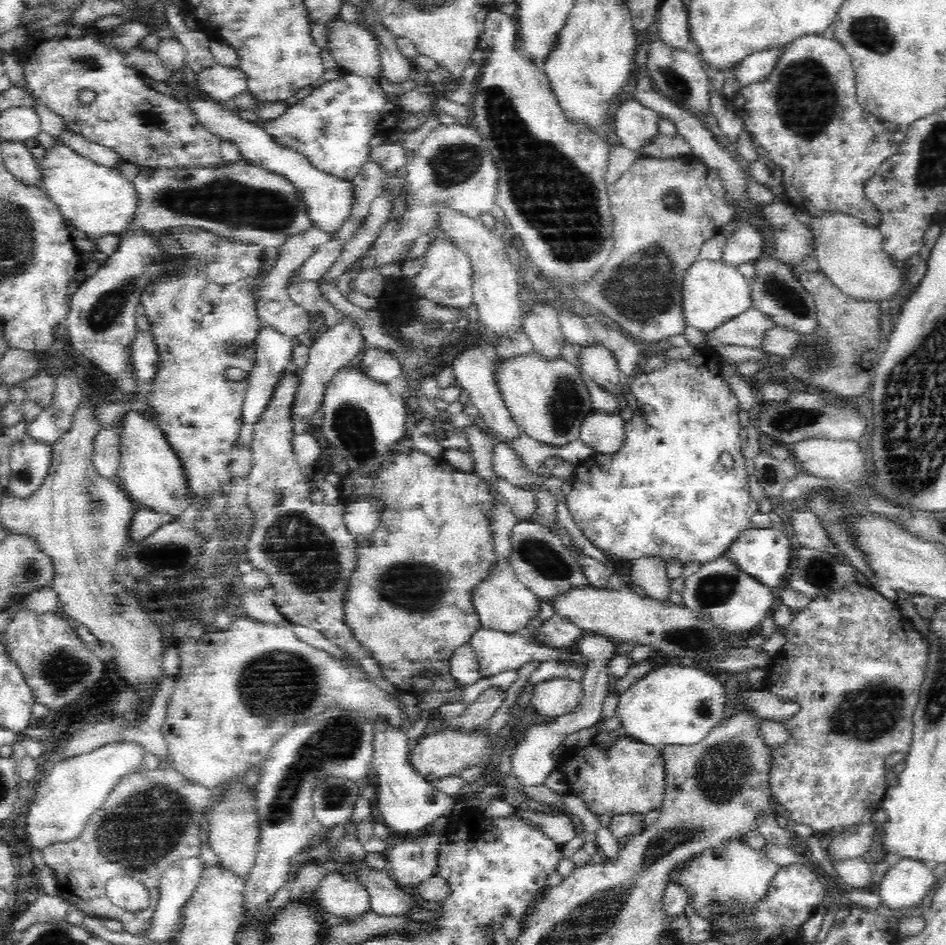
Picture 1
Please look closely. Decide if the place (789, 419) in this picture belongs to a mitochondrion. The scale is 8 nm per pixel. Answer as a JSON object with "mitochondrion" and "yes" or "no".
{"mitochondrion":"yes"}

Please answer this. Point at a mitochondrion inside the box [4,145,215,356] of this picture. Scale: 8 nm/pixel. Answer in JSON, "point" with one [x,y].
{"point":[109,306]}

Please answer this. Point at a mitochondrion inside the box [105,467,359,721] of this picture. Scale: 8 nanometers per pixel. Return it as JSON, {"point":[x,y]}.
{"point":[300,552]}

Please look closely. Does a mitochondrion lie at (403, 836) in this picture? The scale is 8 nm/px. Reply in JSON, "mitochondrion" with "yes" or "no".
{"mitochondrion":"no"}

